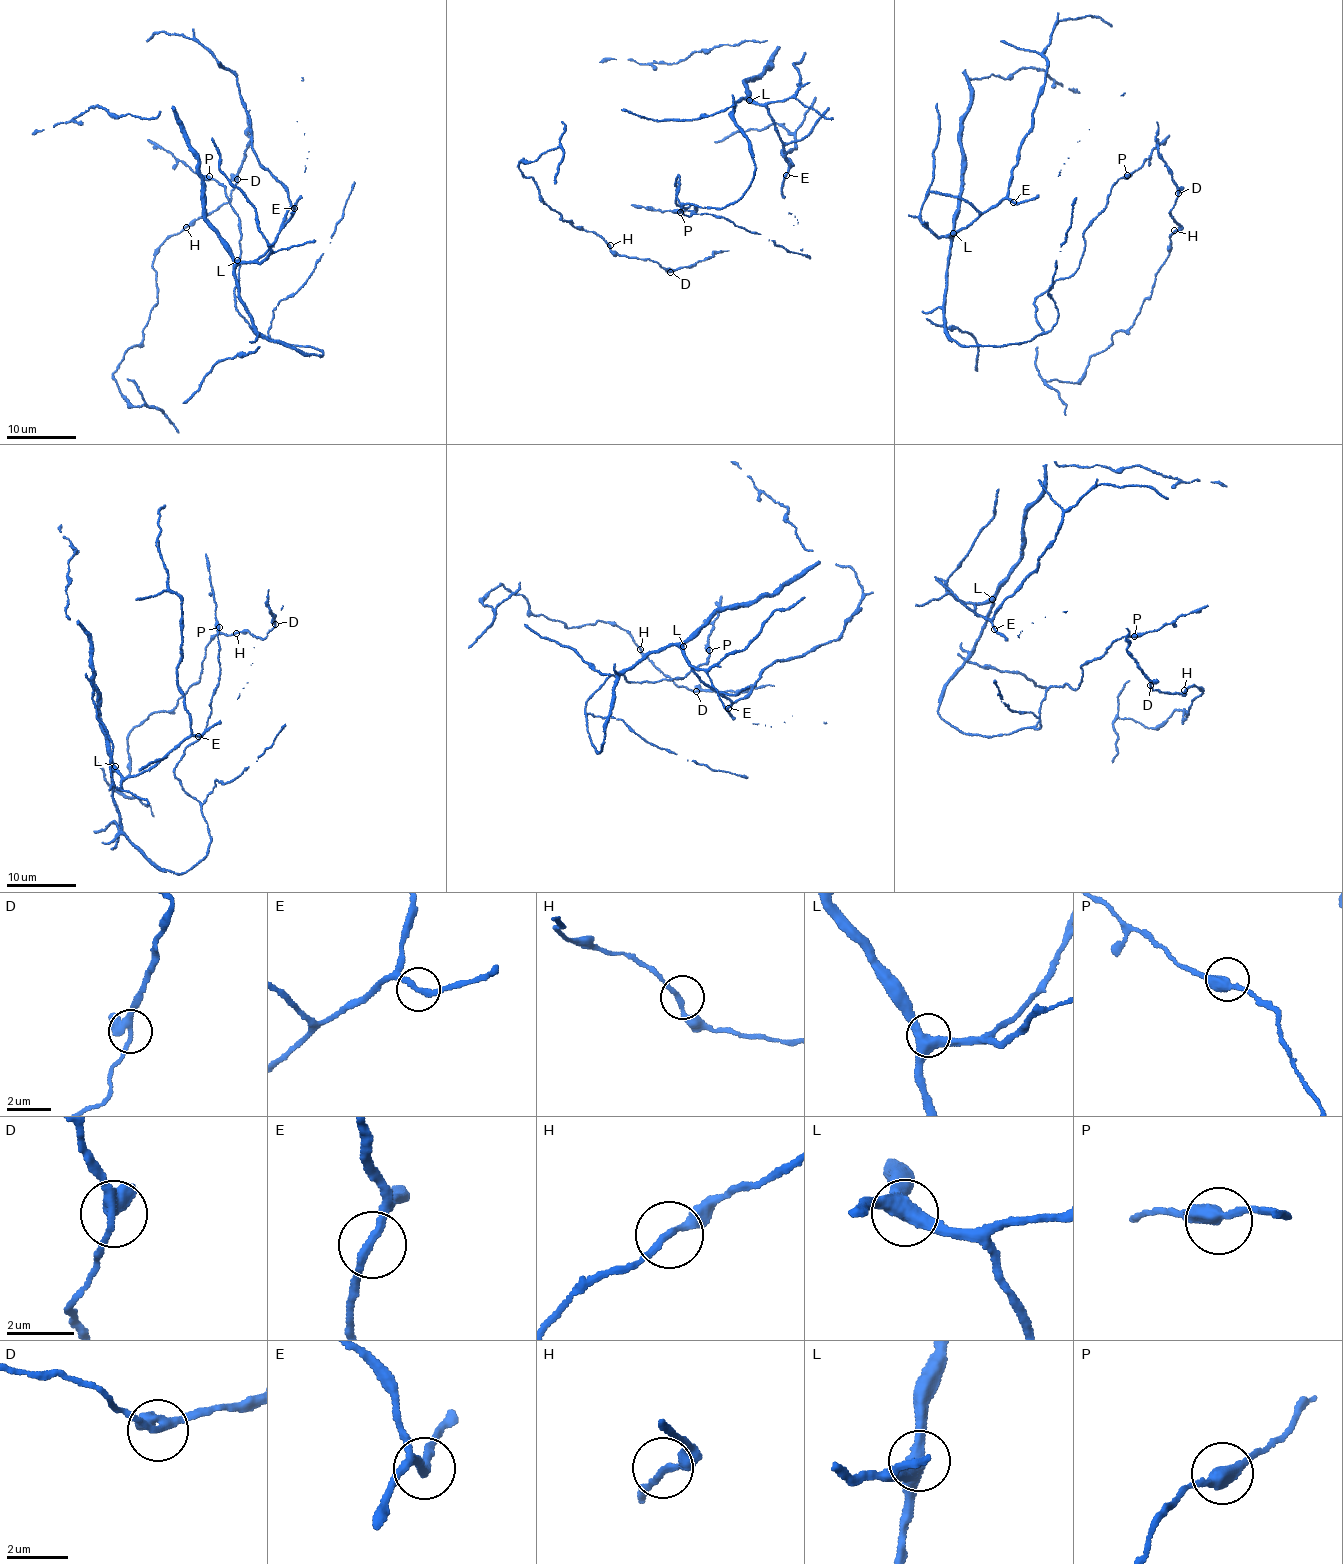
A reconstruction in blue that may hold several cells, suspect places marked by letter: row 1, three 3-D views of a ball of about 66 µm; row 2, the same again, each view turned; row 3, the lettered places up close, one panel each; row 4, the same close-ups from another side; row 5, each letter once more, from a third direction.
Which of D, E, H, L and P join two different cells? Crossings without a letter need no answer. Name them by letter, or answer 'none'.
none

